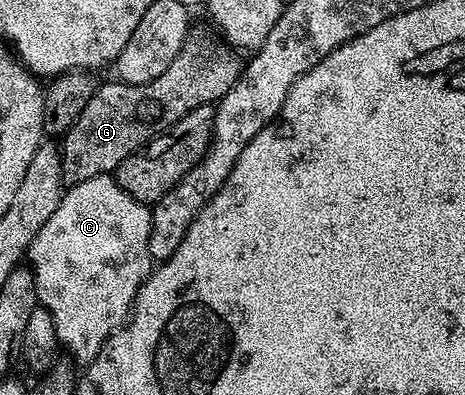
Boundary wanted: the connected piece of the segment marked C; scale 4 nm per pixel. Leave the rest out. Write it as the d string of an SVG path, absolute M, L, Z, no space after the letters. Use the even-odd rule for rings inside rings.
M109 174L107 176L99 176L98 178L86 178L86 182L73 184L65 191L58 202L58 210L54 210L54 214L50 214L50 218L46 218L46 226L42 226L42 230L38 230L34 242L28 247L26 260L34 274L36 299L39 307L45 308L54 318L63 351L73 361L87 366L103 350L105 344L108 343L108 337L115 334L118 329L123 328L129 319L130 309L135 305L138 290L142 287L144 280L150 275L154 267L154 261L150 258L150 250L148 249L150 246L151 225L151 207L142 202L138 202L134 198L130 198L130 194L126 194L126 190L122 190L122 186L118 186L115 175Z

